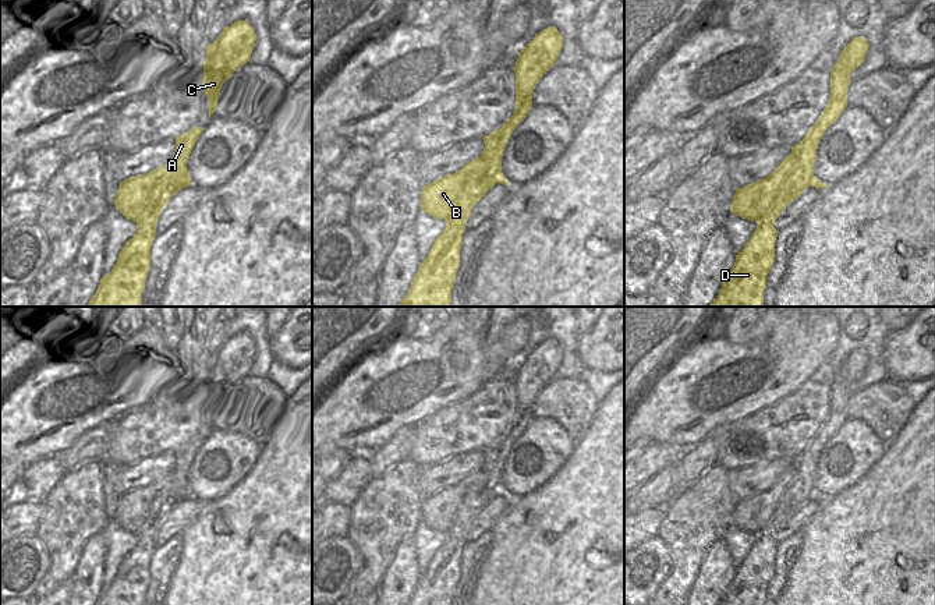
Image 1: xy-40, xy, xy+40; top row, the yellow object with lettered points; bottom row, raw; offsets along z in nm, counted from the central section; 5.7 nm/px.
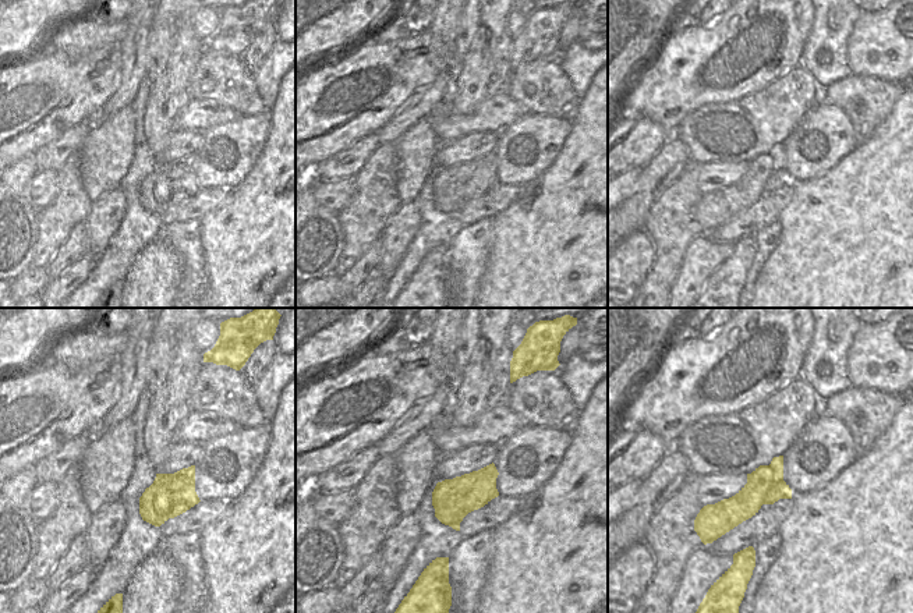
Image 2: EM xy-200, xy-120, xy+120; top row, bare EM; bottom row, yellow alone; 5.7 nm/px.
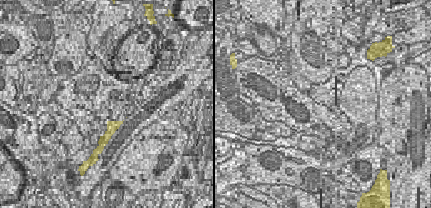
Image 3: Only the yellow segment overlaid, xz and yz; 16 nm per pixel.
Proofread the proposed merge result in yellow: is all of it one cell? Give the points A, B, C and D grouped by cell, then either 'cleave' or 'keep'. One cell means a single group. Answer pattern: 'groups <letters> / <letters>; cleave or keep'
groups A C D / B; cleave

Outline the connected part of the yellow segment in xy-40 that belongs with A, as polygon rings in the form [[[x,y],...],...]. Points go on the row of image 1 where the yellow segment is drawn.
[[[194,127],[188,132],[176,138],[176,153],[169,163],[177,163],[183,174],[188,170],[187,162],[190,159],[190,153],[202,131],[203,127]]]

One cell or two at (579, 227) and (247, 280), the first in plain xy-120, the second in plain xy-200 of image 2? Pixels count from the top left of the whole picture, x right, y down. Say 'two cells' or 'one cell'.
one cell

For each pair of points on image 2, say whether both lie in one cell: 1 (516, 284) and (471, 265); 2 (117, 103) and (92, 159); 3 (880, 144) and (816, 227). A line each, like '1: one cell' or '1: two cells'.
1: two cells
2: two cells
3: one cell

